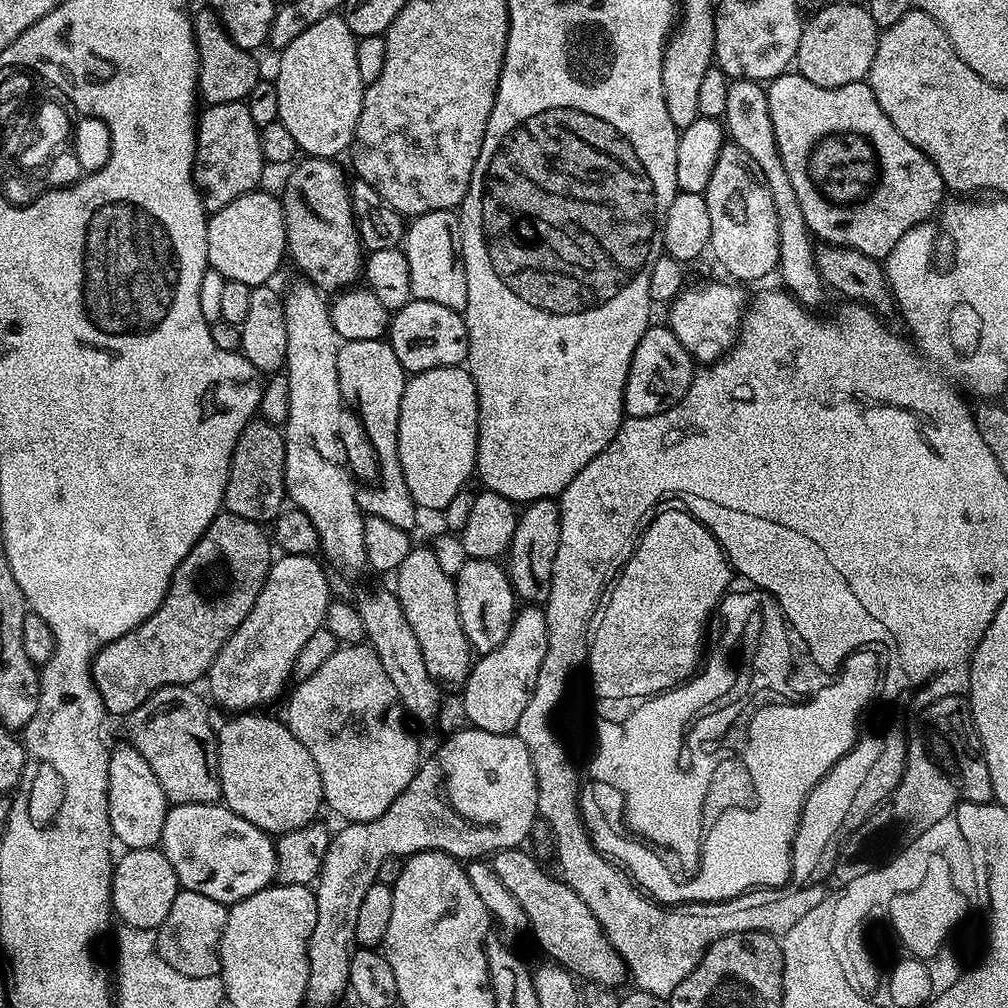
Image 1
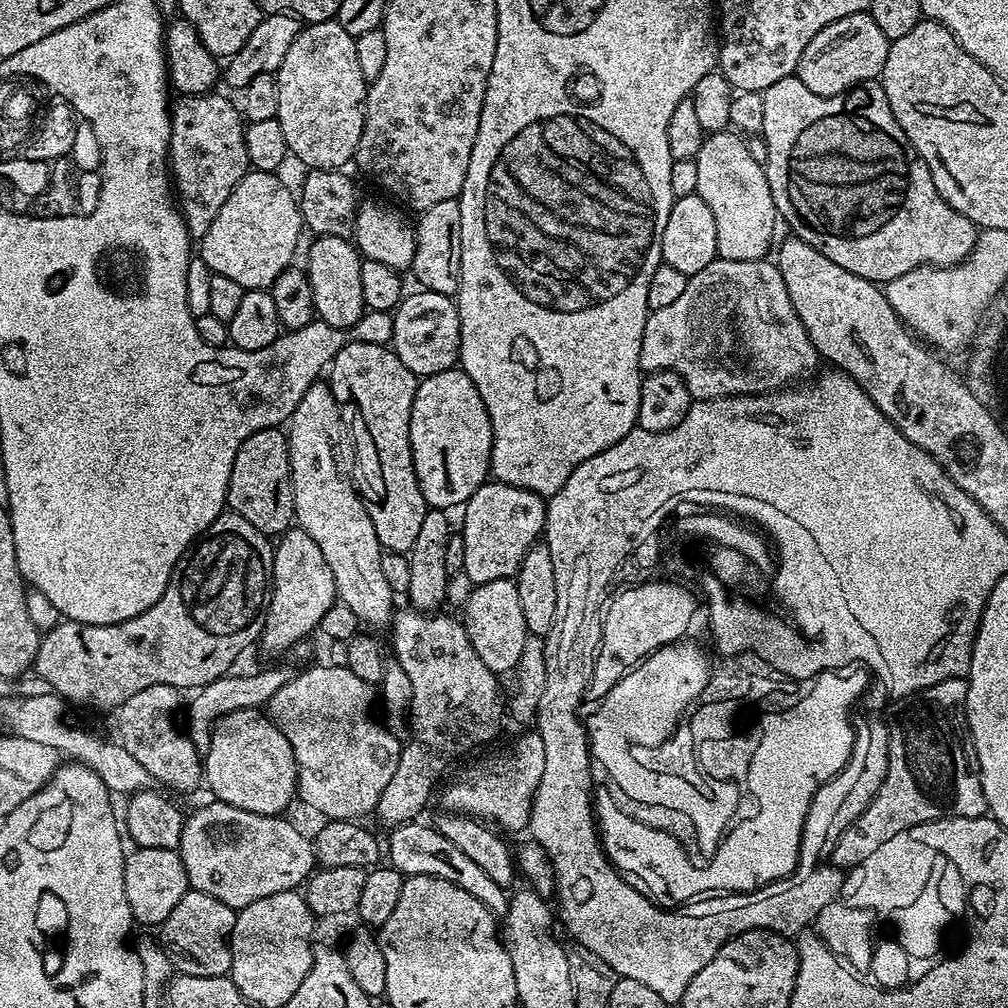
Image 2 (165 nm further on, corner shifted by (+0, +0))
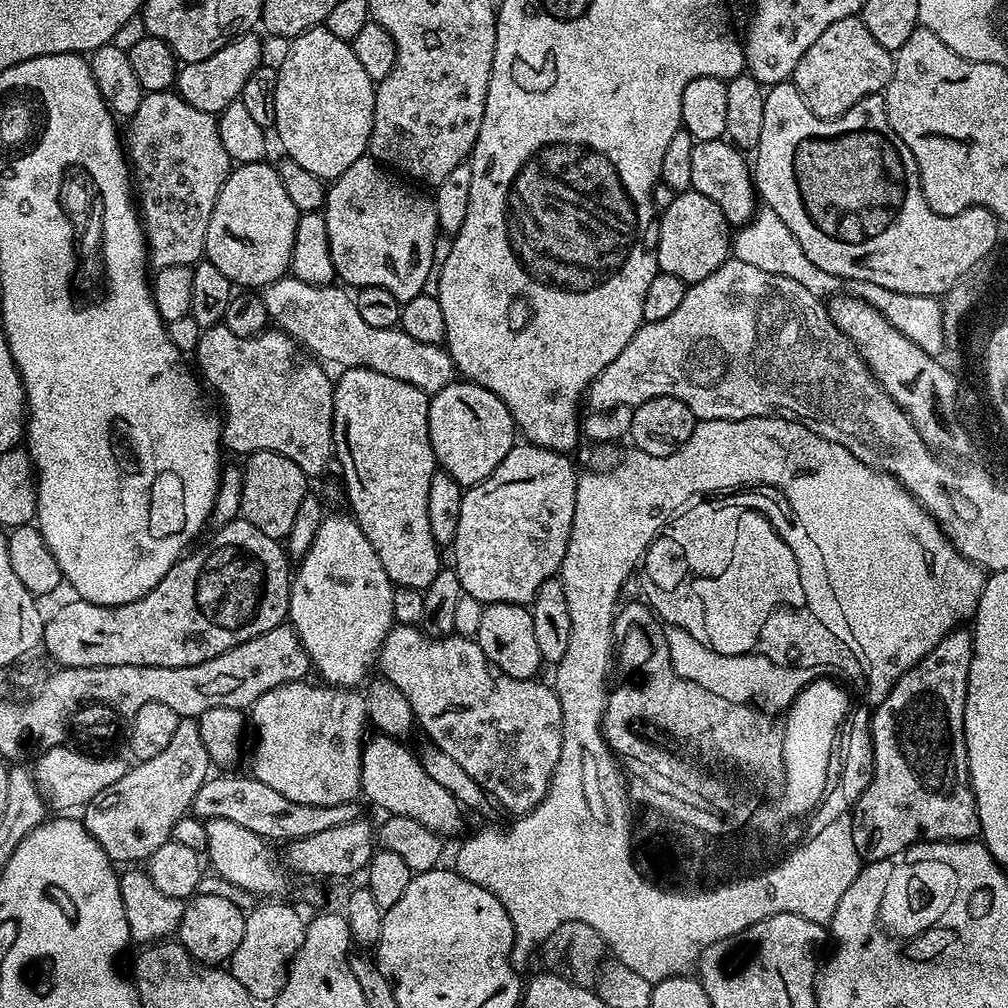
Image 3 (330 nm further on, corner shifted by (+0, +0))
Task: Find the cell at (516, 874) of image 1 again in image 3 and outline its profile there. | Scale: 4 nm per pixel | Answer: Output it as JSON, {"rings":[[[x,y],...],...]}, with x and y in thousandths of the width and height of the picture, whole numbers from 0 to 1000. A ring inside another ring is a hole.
{"rings":[[[373,728],[370,731],[370,734],[368,731],[360,739],[357,748],[357,784],[360,793],[363,792],[367,797],[382,802],[385,810],[411,812],[411,815],[419,815],[423,823],[432,825],[438,831],[450,828],[459,819],[459,808],[461,809],[450,788],[446,788],[446,784],[442,784],[437,777],[431,776],[427,768],[423,768],[412,745],[400,742],[397,739],[400,737],[394,736],[388,730]]]}

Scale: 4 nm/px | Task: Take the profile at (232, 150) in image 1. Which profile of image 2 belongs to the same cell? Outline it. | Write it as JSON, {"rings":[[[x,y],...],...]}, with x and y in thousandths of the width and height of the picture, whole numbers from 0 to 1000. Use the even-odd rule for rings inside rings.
{"rings":[[[176,94],[169,107],[169,178],[187,232],[194,240],[202,235],[204,228],[208,228],[216,208],[220,208],[232,185],[236,185],[248,169],[242,136],[244,120],[239,108],[235,104],[233,107],[224,96],[214,94]]]}

